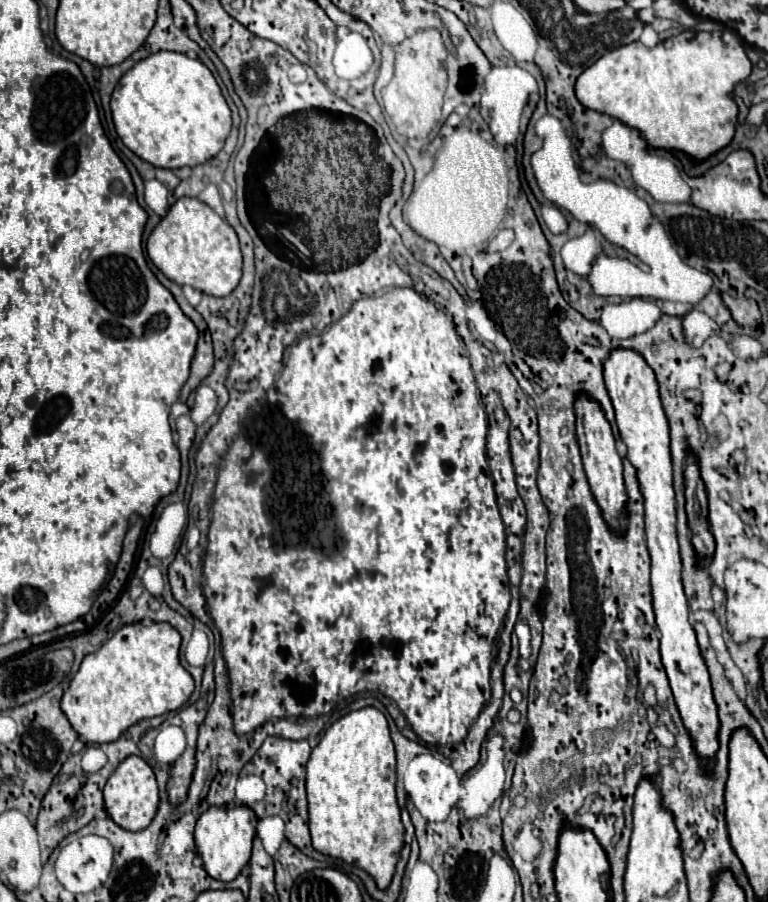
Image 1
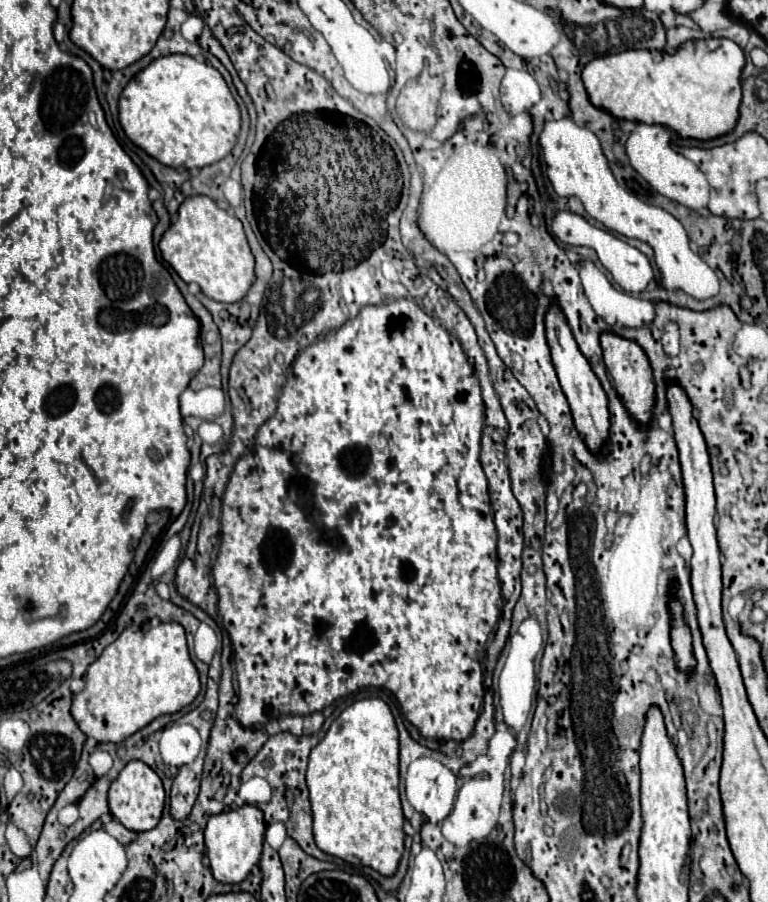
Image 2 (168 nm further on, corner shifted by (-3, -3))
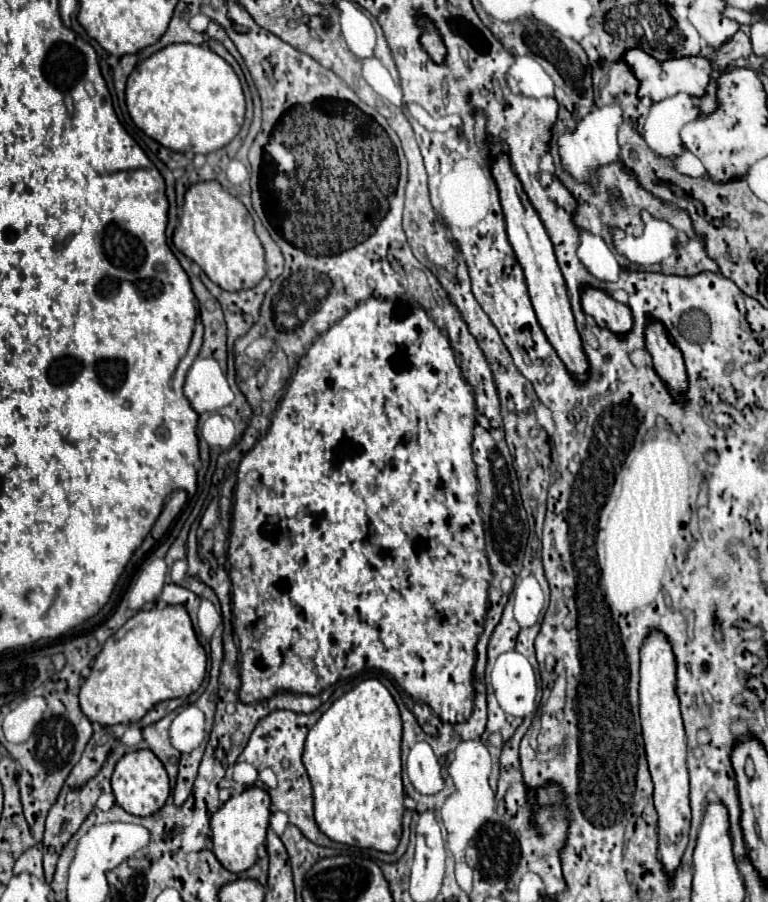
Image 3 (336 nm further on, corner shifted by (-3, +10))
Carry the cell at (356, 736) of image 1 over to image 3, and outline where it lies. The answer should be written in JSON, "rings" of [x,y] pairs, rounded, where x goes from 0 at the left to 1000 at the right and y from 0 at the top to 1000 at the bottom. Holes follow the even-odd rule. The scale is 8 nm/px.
{"rings":[[[488,752],[473,754],[460,765],[439,774],[413,798],[397,820],[395,847],[408,869],[410,909],[421,925],[434,933],[512,945],[522,931],[525,867],[522,867],[522,794],[507,765]]]}

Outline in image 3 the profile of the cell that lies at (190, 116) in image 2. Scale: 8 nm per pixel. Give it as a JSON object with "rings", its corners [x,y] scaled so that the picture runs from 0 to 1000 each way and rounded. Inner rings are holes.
{"rings":[[[223,49],[176,73],[165,89],[165,122],[173,135],[210,162],[272,171],[311,149],[319,133],[319,106],[306,78],[277,55]]]}

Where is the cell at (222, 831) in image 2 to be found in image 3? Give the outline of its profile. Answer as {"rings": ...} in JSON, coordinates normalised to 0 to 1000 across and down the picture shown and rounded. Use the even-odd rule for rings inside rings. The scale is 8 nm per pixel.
{"rings":[[[324,871],[314,880],[303,880],[275,907],[277,947],[283,953],[306,969],[324,965],[335,953],[335,942],[345,933],[350,905],[353,905],[350,878],[337,871]]]}

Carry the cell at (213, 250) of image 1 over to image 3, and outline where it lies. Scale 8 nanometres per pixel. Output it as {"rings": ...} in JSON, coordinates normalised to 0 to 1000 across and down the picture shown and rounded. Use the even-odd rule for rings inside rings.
{"rings":[[[280,200],[257,202],[243,211],[238,237],[233,242],[233,251],[228,253],[225,268],[228,268],[230,277],[236,277],[243,286],[249,286],[251,290],[259,293],[259,297],[275,308],[275,313],[280,313],[283,317],[288,317],[296,324],[311,324],[311,322],[329,319],[342,310],[342,306],[348,302],[345,299],[345,277],[332,259],[332,246],[329,246],[327,237],[322,235],[322,231],[316,228],[316,224],[309,217],[301,217]]]}

